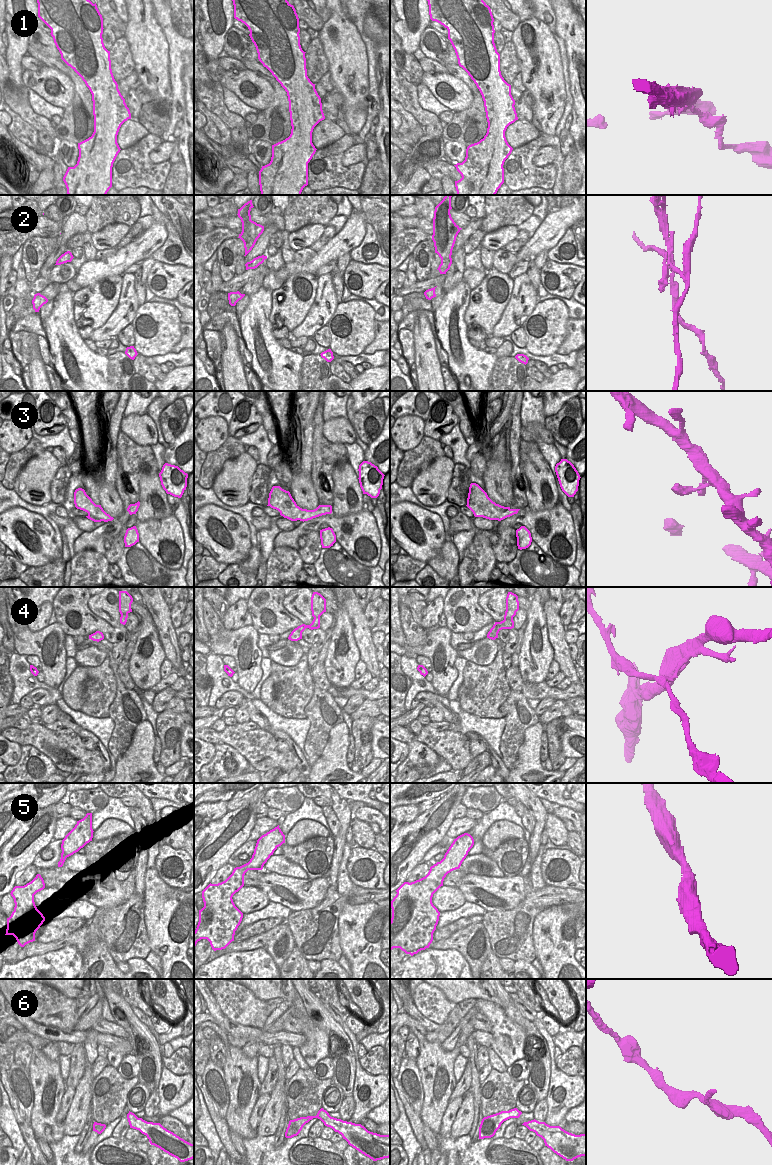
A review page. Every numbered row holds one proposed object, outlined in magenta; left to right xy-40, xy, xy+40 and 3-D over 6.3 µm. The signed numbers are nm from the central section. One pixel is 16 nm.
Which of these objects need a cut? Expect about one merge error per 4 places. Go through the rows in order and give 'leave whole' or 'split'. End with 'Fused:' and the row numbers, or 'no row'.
1: split
2: split
3: leave whole
4: split
5: leave whole
6: leave whole
Fused: 1, 2, 4

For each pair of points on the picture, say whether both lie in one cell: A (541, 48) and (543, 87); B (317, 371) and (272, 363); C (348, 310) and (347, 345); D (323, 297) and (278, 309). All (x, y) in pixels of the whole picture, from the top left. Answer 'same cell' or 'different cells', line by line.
A: same cell
B: different cells
C: same cell
D: different cells

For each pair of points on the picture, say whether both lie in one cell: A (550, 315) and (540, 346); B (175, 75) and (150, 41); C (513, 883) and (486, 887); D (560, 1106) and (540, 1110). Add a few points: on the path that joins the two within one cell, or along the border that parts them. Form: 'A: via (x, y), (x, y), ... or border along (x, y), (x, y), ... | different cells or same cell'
A: via (548, 323), (548, 330), (544, 338) | same cell
B: border along (167, 44), (168, 74), (172, 90) | different cells
C: via (506, 883), (493, 887) | same cell
D: border along (546, 1099), (547, 1115), (543, 1121) | different cells

